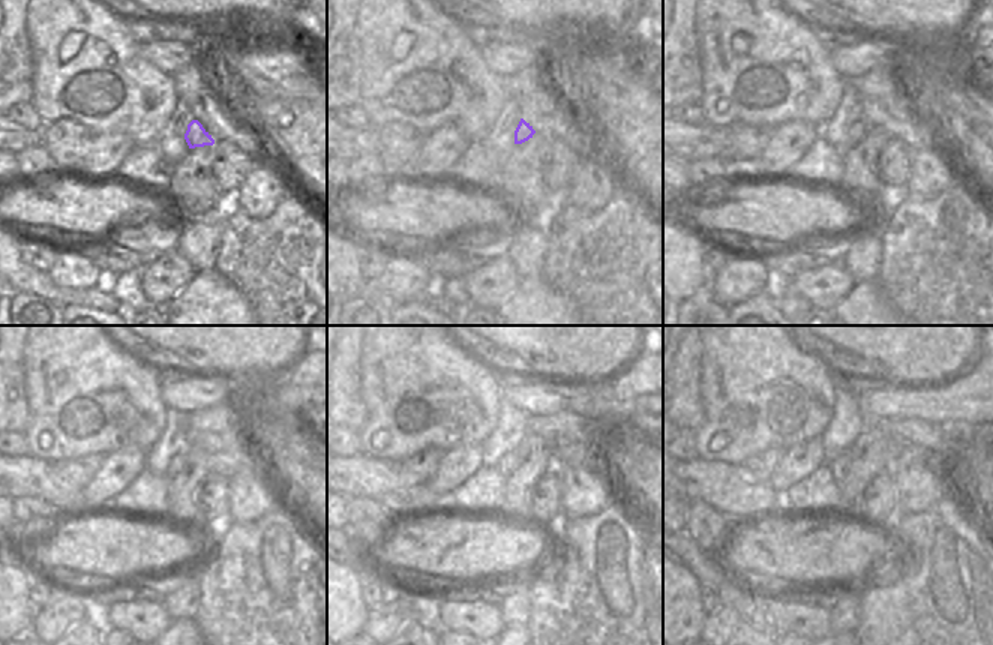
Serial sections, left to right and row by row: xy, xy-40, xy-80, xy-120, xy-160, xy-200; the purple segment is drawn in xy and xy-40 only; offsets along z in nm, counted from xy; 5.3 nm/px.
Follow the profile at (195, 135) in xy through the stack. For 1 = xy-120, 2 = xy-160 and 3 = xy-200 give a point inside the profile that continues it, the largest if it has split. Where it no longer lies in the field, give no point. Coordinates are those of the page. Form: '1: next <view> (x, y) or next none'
1: next xy-120 (177, 462)
2: next xy-160 (509, 462)
3: next xy-200 (840, 465)

